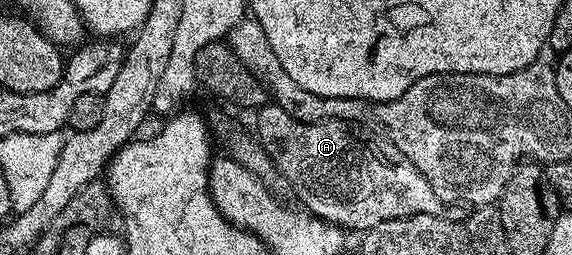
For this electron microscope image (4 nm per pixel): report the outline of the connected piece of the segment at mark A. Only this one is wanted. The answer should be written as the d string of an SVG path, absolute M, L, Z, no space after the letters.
M272 102L262 104L256 109L255 116L257 116L256 139L273 159L274 166L280 172L280 179L293 187L294 194L306 204L302 205L318 219L327 220L345 230L350 230L349 228L364 230L374 228L379 222L404 216L438 215L439 198L431 182L427 182L427 178L419 174L417 167L393 144L382 139L376 131L366 131L366 136L361 130L353 133L354 129L348 120L324 120L310 124L299 122L299 118L291 118L287 110Z

